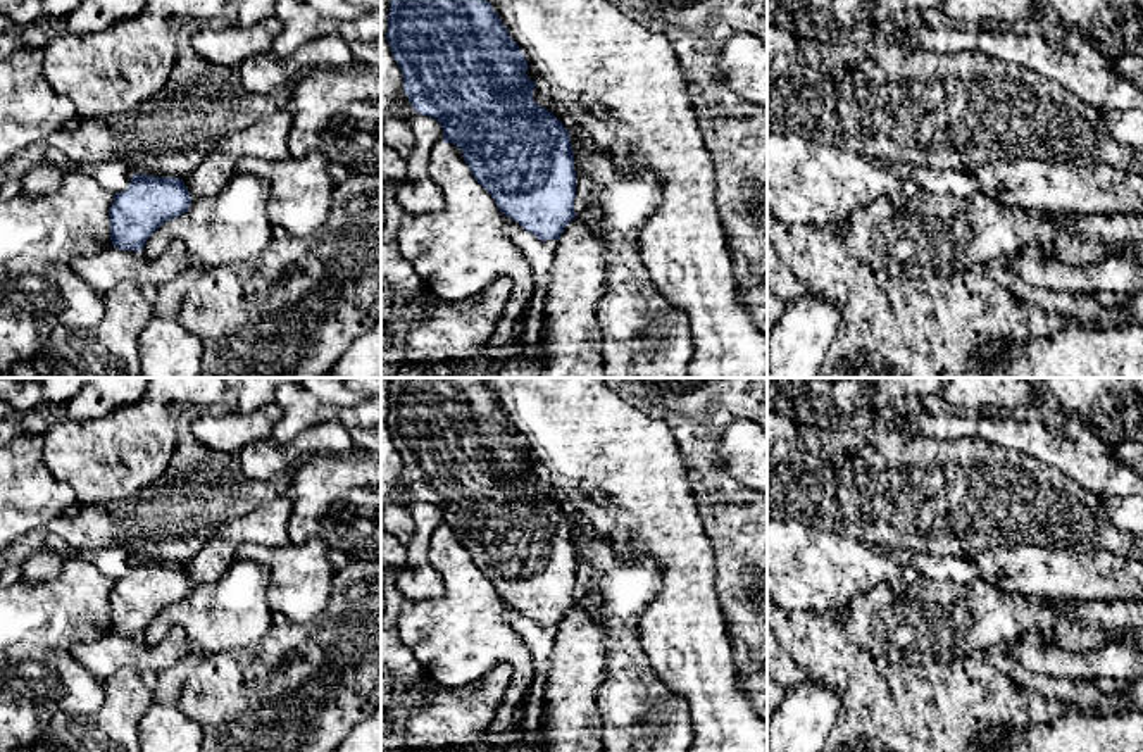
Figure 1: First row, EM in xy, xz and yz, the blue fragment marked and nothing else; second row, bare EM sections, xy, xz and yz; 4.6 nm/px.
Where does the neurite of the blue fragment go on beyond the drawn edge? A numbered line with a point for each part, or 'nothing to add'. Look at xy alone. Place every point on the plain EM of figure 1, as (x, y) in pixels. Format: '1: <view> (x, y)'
nothing to add

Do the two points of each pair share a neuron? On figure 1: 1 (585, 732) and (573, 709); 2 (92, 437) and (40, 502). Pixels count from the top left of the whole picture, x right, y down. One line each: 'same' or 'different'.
1: same
2: different

